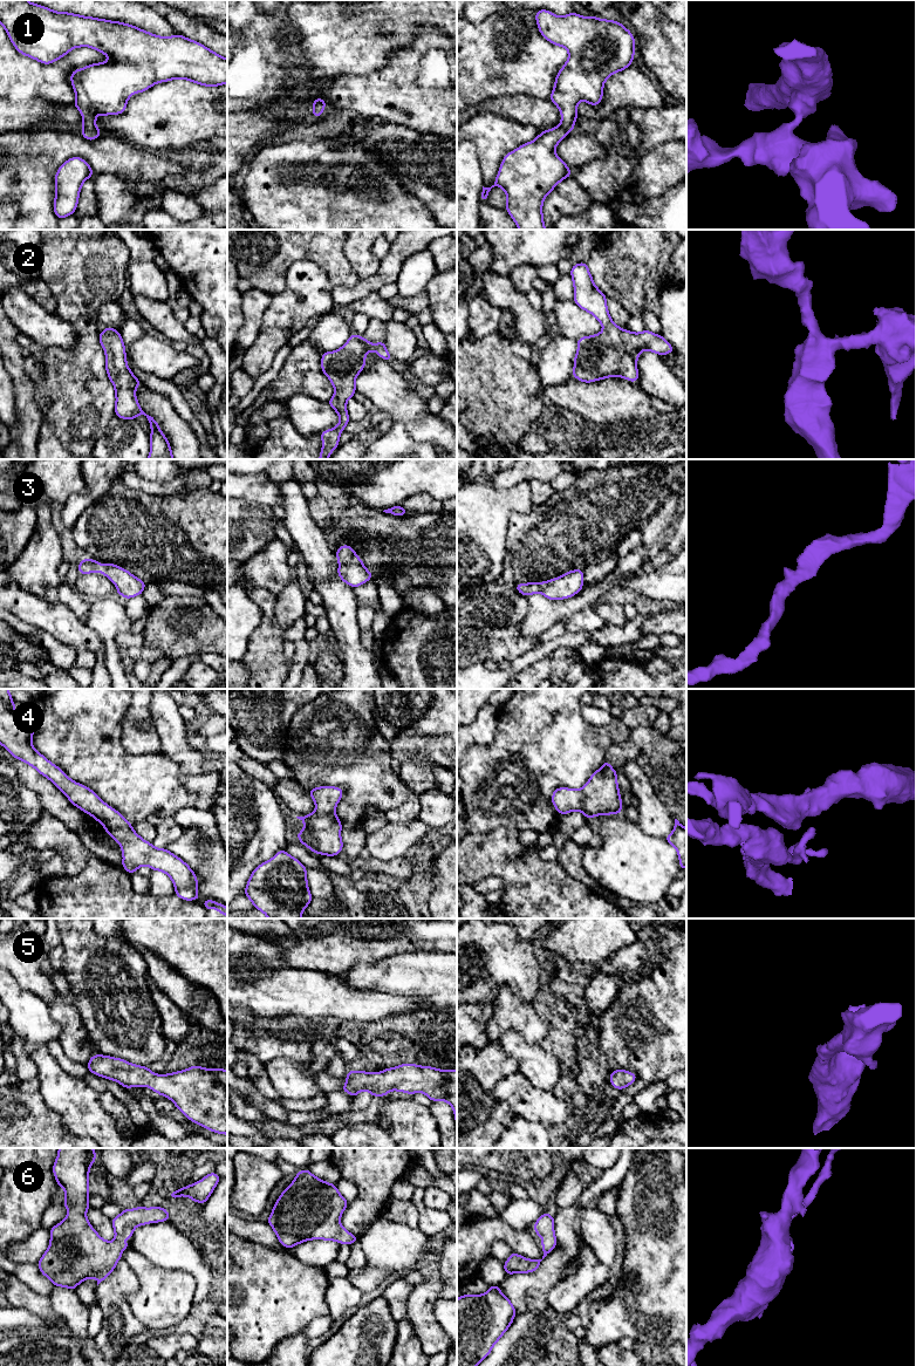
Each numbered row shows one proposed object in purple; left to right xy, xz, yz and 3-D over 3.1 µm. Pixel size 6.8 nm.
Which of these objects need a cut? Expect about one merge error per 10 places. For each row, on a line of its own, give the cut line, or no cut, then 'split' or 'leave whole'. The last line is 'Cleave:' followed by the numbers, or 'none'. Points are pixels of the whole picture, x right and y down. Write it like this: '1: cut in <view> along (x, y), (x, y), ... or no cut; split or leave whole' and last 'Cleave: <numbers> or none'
1: no cut; leave whole
2: no cut; leave whole
3: no cut; leave whole
4: no cut; leave whole
5: no cut; leave whole
6: no cut; leave whole
Cleave: none

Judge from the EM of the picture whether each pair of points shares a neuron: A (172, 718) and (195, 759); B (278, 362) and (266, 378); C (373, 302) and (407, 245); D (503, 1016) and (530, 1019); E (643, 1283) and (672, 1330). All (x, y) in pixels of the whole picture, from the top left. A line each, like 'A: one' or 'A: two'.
A: one
B: one
C: two
D: one
E: one

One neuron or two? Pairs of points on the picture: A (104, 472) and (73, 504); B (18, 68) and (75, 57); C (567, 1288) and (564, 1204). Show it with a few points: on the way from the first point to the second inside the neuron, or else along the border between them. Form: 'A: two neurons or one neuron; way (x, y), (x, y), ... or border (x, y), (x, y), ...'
A: one neuron; way (98, 482), (97, 486), (82, 501)
B: one neuron; way (32, 72), (59, 72), (61, 69)
C: two neurons; border (562, 1277), (547, 1295), (547, 1300)

